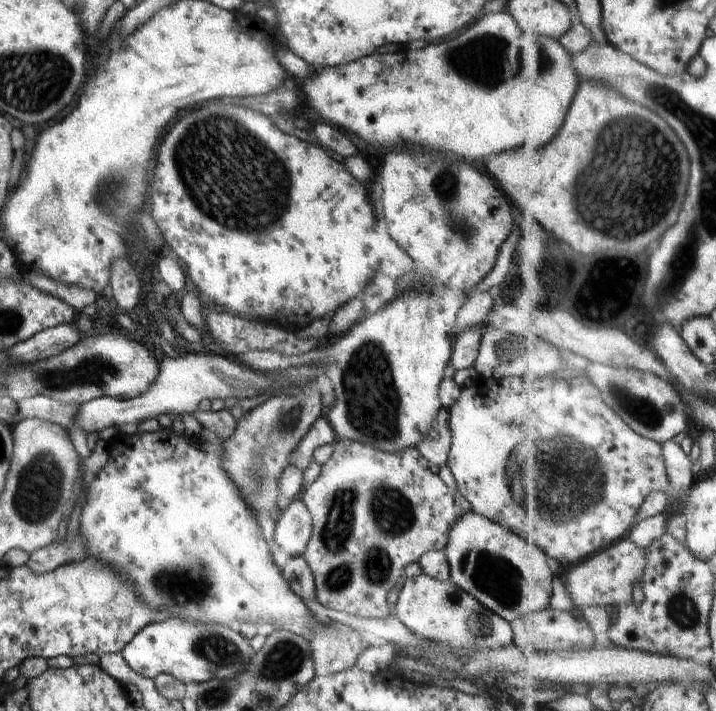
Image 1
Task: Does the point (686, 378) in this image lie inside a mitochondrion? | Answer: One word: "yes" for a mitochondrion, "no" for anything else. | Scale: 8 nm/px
no

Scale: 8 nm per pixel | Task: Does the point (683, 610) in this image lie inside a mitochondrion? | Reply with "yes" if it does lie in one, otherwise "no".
yes

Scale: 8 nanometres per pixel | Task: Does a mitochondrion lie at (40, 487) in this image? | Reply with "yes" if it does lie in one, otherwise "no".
yes

